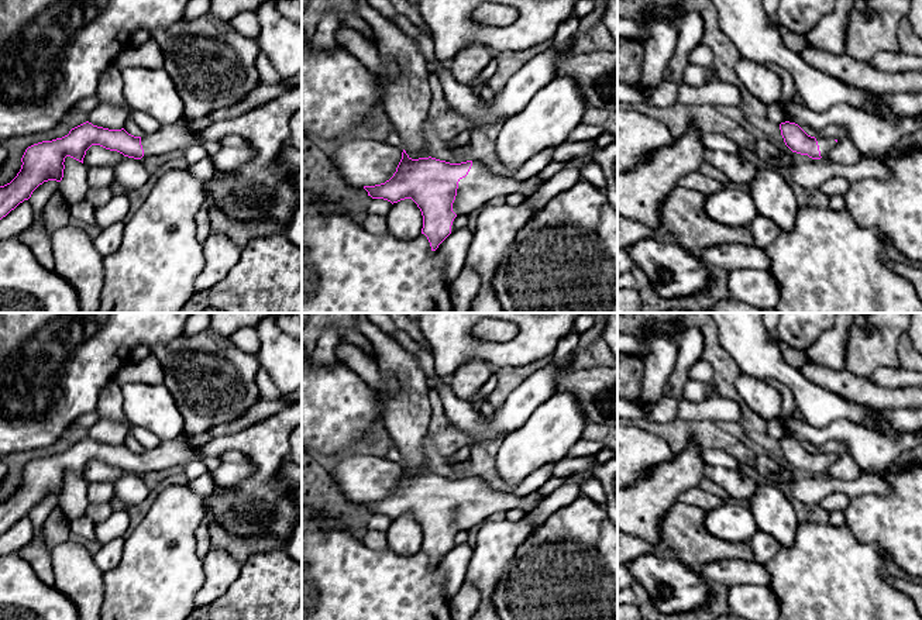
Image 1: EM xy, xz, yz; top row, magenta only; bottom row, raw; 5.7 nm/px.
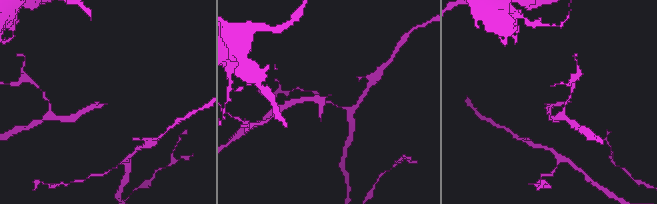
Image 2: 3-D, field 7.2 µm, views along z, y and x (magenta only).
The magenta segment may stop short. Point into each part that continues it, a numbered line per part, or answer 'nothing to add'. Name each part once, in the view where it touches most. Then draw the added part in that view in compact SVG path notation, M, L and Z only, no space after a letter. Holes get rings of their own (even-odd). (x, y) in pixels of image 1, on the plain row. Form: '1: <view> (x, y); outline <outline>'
1: xz (482, 499); outline M472 476L468 490L458 497L453 527L457 531L468 530L484 523L491 514L510 509L533 513L543 500L539 490L519 497L513 490L500 492L484 478Z

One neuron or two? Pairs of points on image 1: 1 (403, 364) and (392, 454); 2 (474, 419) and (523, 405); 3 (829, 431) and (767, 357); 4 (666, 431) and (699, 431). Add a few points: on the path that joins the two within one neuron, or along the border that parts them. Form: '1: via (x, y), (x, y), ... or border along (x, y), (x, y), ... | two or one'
1: border along (394, 441), (401, 461) | two
2: via (487, 422), (503, 422), (511, 414) | one
3: border along (805, 422), (825, 426), (846, 419), (859, 426) | two
4: via (674, 431), (691, 431) | one

